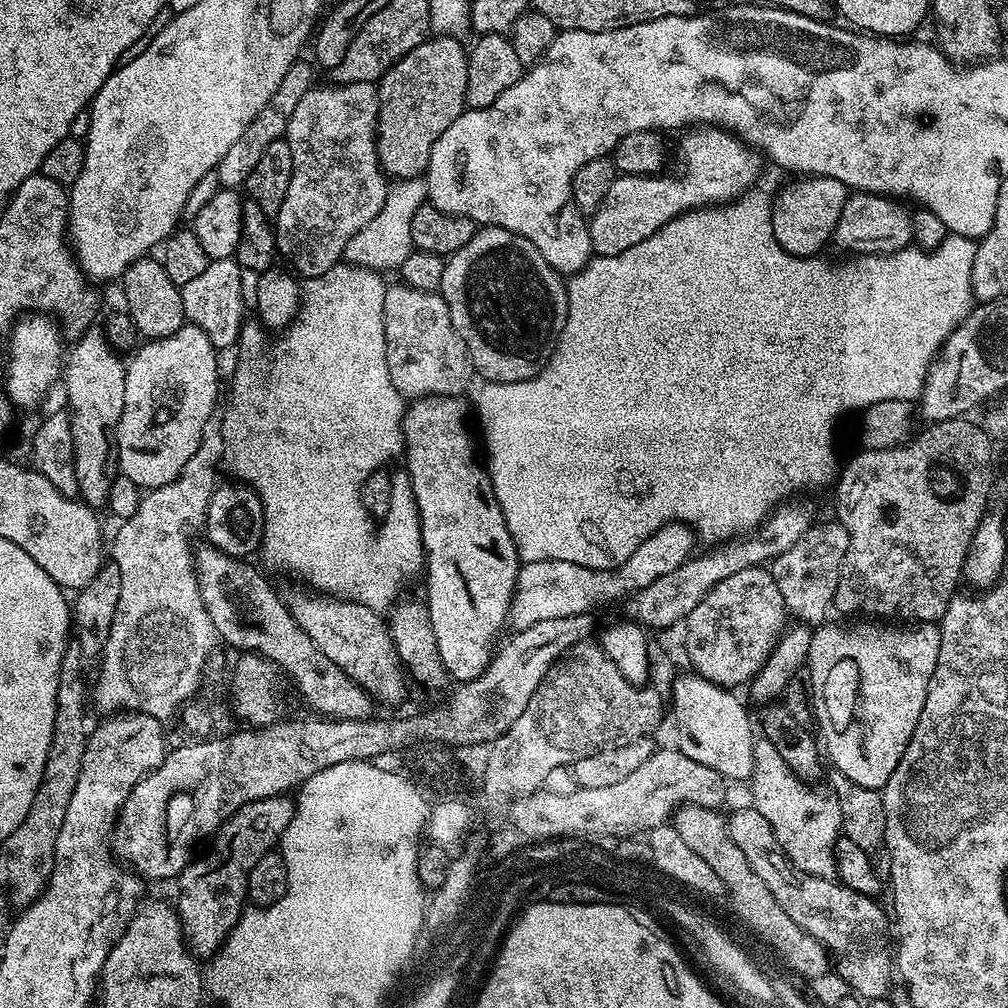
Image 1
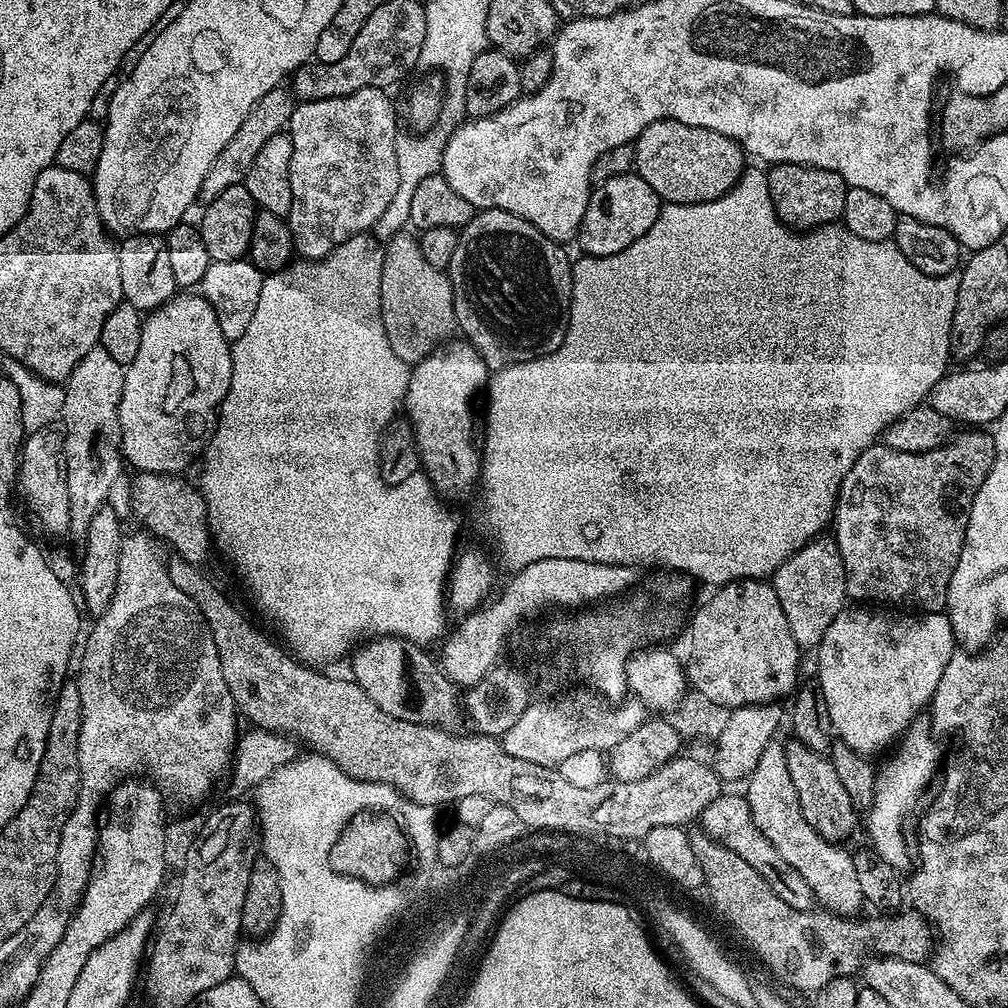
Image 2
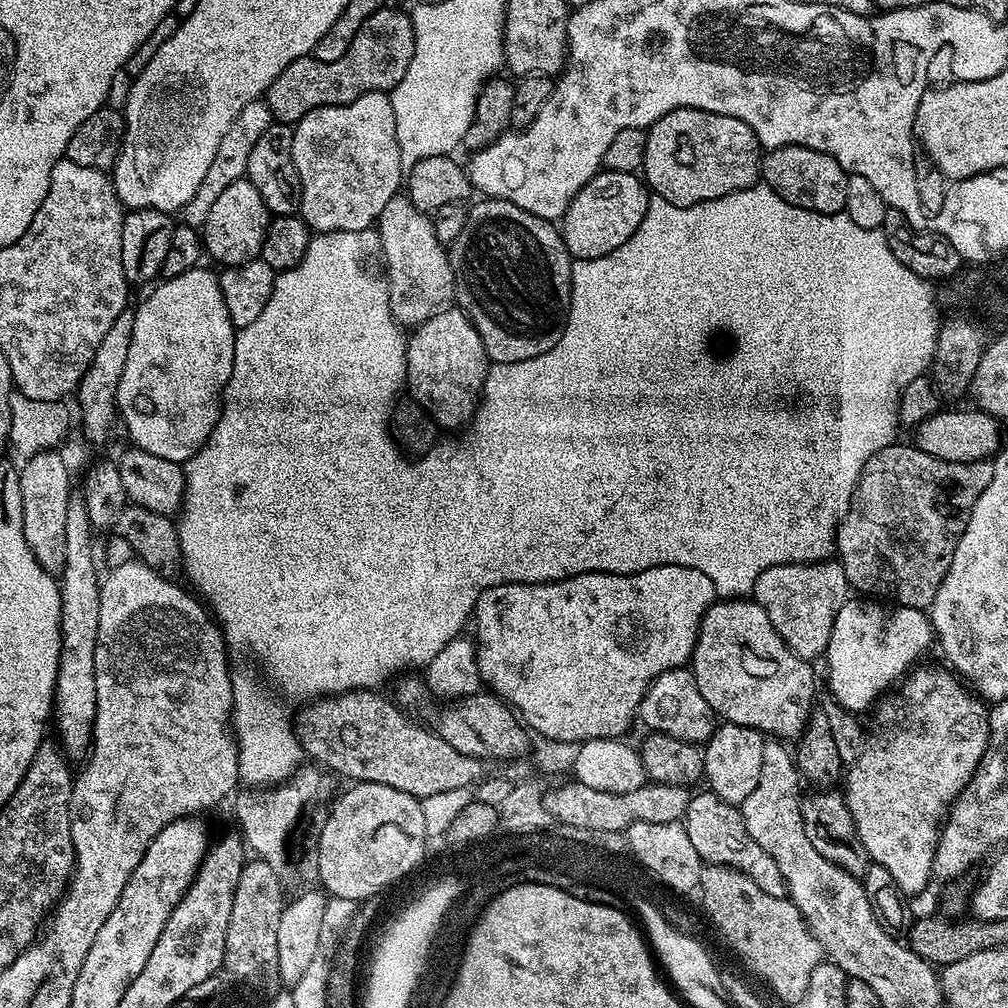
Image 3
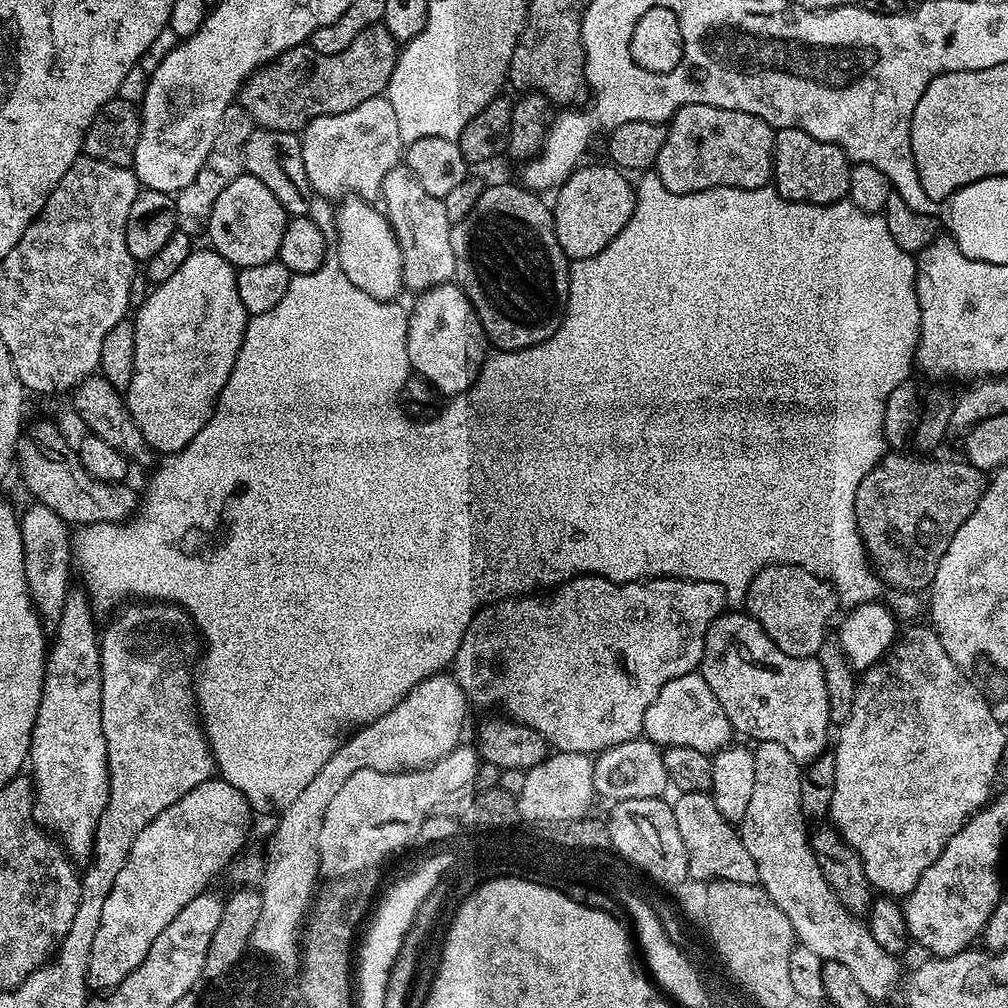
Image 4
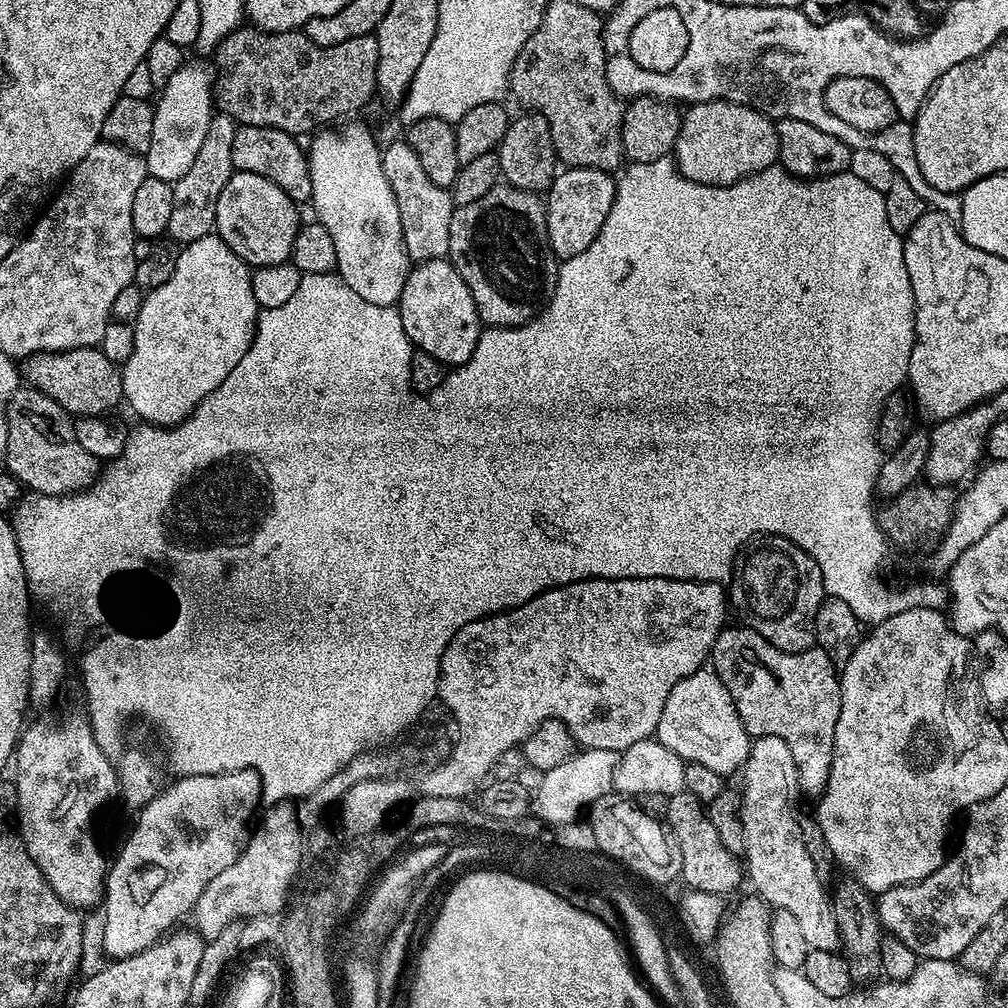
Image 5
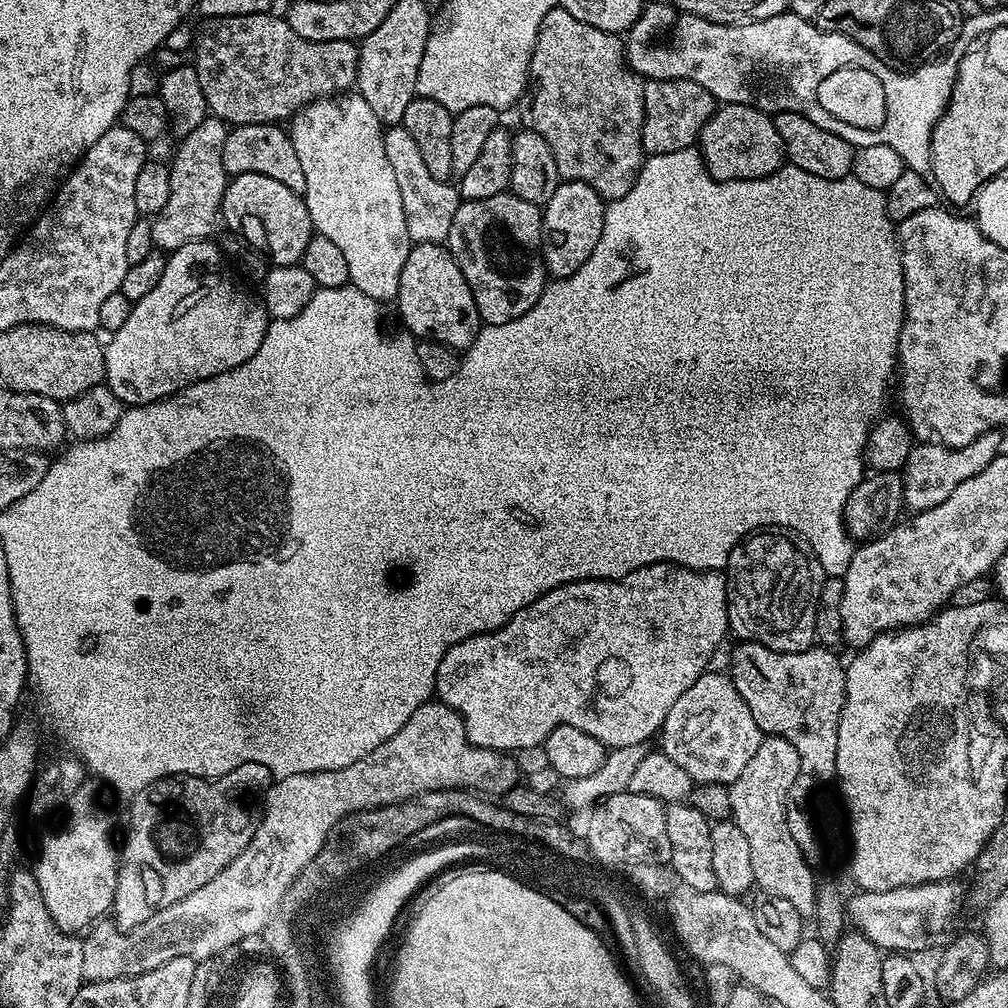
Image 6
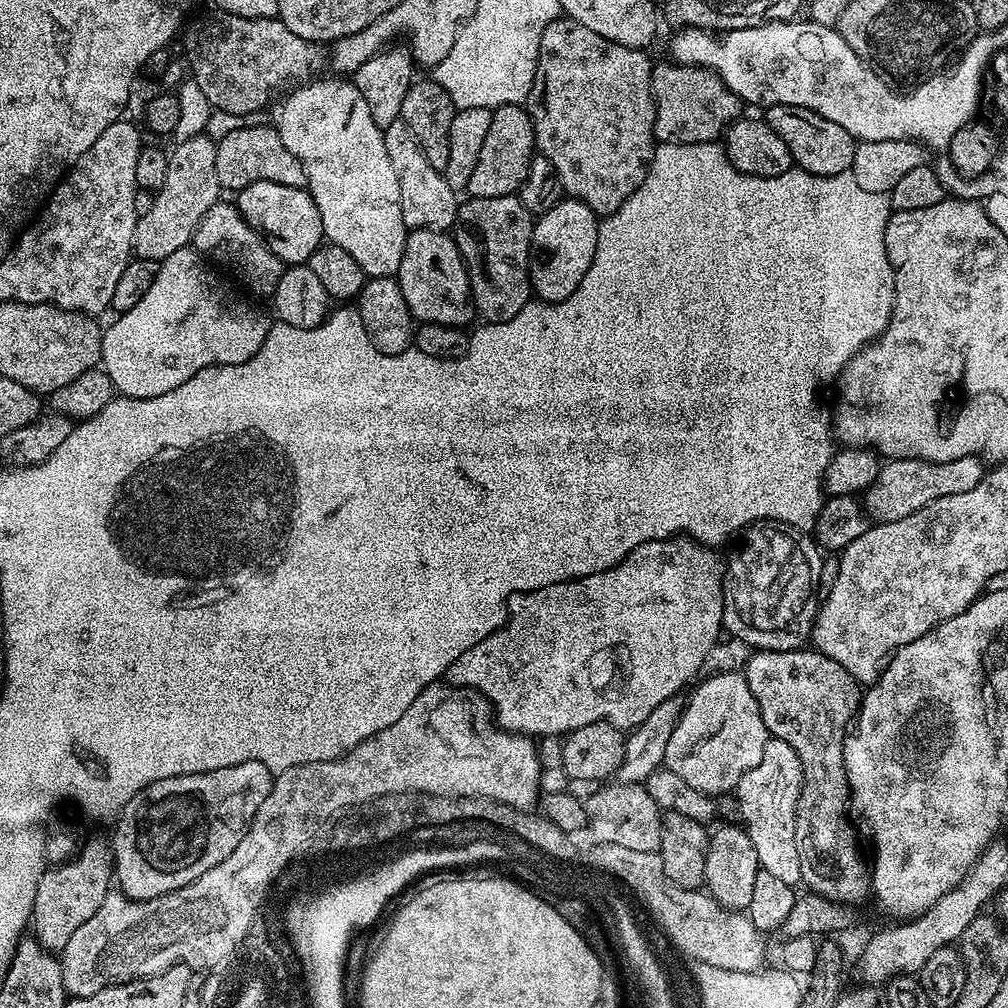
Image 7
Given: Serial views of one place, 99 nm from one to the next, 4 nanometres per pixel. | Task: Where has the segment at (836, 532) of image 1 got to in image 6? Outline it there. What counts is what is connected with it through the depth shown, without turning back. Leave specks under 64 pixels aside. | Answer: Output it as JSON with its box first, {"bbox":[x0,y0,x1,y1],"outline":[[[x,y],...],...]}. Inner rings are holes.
{"bbox":[728,530,825,652],"outline":[[[761,530],[745,536],[728,559],[728,626],[741,641],[752,640],[775,652],[805,652],[816,640],[816,606],[825,582],[824,571],[807,540],[787,530]]]}

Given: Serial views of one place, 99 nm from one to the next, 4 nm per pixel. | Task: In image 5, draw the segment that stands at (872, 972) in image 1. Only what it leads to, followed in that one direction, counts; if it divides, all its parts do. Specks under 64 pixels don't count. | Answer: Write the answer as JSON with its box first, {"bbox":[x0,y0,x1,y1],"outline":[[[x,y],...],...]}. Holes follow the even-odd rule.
{"bbox":[666,790,746,897],"outline":[[[683,790],[667,797],[666,804],[668,804],[666,819],[678,842],[678,850],[682,854],[680,880],[688,883],[687,887],[693,892],[727,897],[728,892],[734,891],[739,886],[740,879],[743,881],[746,876],[737,853],[722,846],[722,838],[718,838],[718,830],[714,822],[710,822],[705,805],[694,794]]]}

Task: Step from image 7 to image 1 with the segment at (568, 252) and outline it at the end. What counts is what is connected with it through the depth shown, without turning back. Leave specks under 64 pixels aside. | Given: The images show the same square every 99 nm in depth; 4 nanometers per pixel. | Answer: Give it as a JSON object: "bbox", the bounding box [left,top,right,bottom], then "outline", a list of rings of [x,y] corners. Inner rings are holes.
{"bbox":[588,126,761,255],"outline":[[[700,126],[693,132],[696,133],[689,138],[684,157],[680,160],[680,176],[617,175],[610,190],[606,190],[606,198],[602,198],[590,216],[588,233],[595,255],[622,254],[622,250],[638,246],[638,242],[650,238],[650,234],[682,213],[691,212],[694,208],[726,204],[755,185],[752,183],[760,176],[761,157],[746,146],[741,137],[711,126]]]}

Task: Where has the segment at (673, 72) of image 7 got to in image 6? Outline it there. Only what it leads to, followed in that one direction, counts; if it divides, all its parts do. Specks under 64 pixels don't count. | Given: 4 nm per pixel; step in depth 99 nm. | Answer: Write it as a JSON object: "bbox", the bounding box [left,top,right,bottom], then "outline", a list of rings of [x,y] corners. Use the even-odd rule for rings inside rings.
{"bbox":[642,80,718,156],"outline":[[[648,80],[644,86],[644,121],[642,122],[642,146],[648,156],[658,154],[674,154],[674,150],[691,148],[699,141],[700,131],[706,126],[707,120],[718,109],[718,101],[698,82],[689,80]]]}

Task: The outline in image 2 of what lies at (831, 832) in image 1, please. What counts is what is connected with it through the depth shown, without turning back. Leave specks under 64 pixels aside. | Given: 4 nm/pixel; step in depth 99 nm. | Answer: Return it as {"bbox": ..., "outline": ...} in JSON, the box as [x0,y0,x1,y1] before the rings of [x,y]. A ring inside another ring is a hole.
{"bbox":[746,742,866,917],"outline":[[[773,742],[766,746],[766,750],[762,750],[762,756],[758,758],[758,766],[754,766],[752,775],[747,777],[747,784],[746,799],[750,806],[750,814],[754,814],[754,826],[758,826],[758,830],[762,830],[766,838],[770,838],[774,850],[778,850],[778,854],[782,854],[782,858],[786,858],[786,862],[790,862],[790,866],[794,866],[794,870],[798,870],[798,874],[806,878],[806,886],[810,886],[813,901],[834,916],[855,917],[859,913],[856,911],[862,906],[865,907],[866,901],[862,894],[862,886],[858,883],[858,874],[854,871],[853,853],[847,851],[847,847],[823,840],[810,826],[810,822],[802,818],[802,810],[798,806],[798,794],[794,794],[794,782],[790,782],[790,770],[786,770],[783,743]]]}

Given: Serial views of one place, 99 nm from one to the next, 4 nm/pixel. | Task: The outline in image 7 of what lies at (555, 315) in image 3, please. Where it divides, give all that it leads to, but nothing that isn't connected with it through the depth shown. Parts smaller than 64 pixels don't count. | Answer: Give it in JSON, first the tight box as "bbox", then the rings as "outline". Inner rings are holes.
{"bbox":[454,195,533,322],"outline":[[[519,195],[498,198],[465,199],[456,209],[454,239],[468,268],[472,302],[485,321],[506,322],[533,299],[528,273],[528,255],[532,249],[533,213],[522,206]]]}

